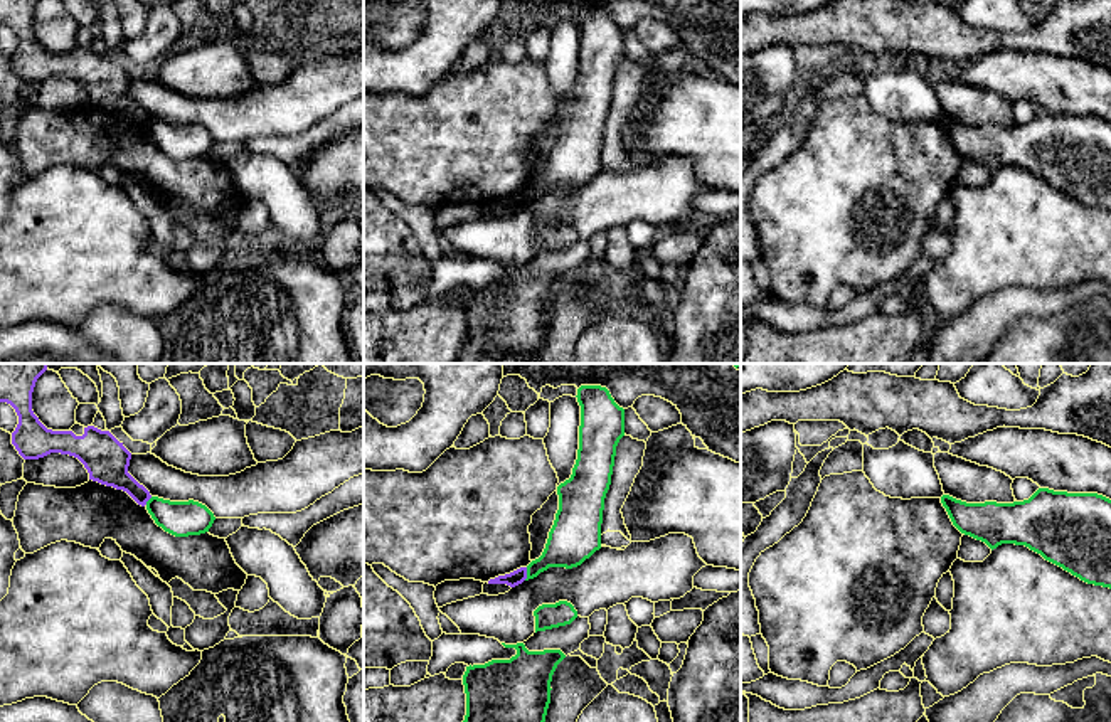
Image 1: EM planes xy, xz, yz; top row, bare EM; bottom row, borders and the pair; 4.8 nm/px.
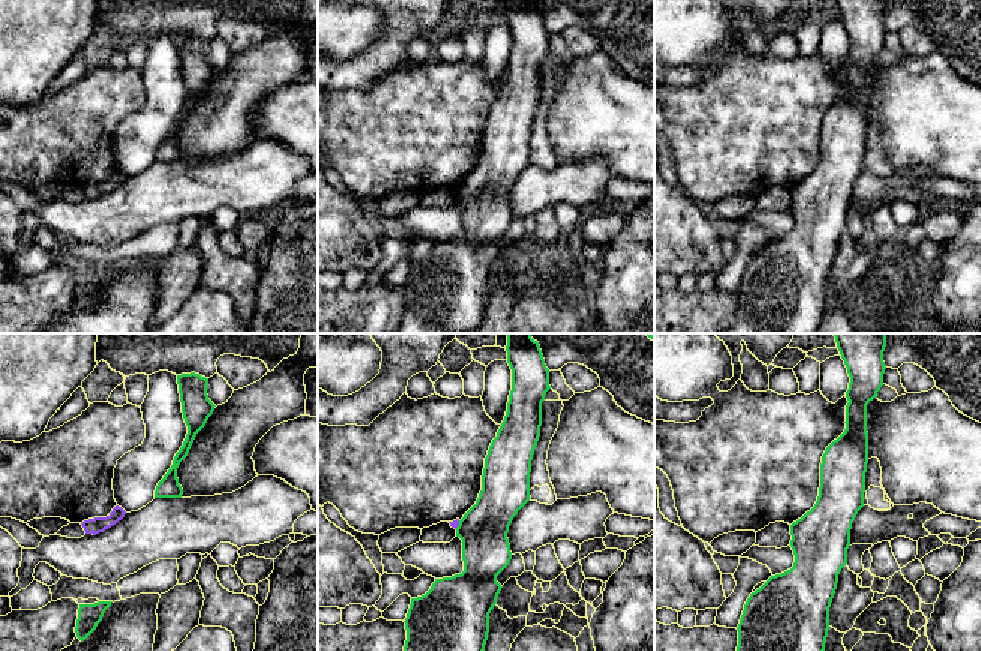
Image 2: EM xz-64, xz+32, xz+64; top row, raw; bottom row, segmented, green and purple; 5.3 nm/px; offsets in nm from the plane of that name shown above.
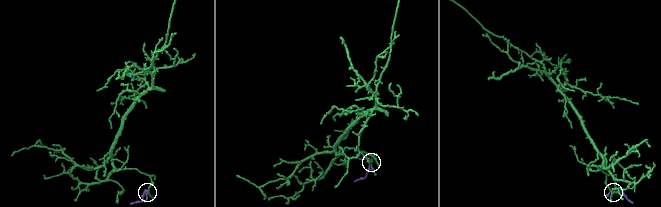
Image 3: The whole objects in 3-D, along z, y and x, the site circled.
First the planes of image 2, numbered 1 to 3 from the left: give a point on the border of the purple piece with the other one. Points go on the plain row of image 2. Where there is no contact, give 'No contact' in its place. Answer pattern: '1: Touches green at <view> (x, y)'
1: No contact
2: Touches green at xz+32 (458, 189)
3: No contact

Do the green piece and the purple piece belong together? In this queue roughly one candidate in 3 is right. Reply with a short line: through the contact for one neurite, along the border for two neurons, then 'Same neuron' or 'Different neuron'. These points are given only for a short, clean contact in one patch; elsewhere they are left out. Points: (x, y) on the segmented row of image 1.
Line: xz (527, 568), (524, 579). Different neuron

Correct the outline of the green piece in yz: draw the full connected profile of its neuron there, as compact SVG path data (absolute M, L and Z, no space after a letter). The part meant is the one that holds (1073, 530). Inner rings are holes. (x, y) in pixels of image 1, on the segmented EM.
M1039 488L1029 500L1013 503L966 503L941 496L953 525L985 542L991 550L1002 544L1025 545L1081 581L1111 589L1111 500L1098 493L1067 493Z

